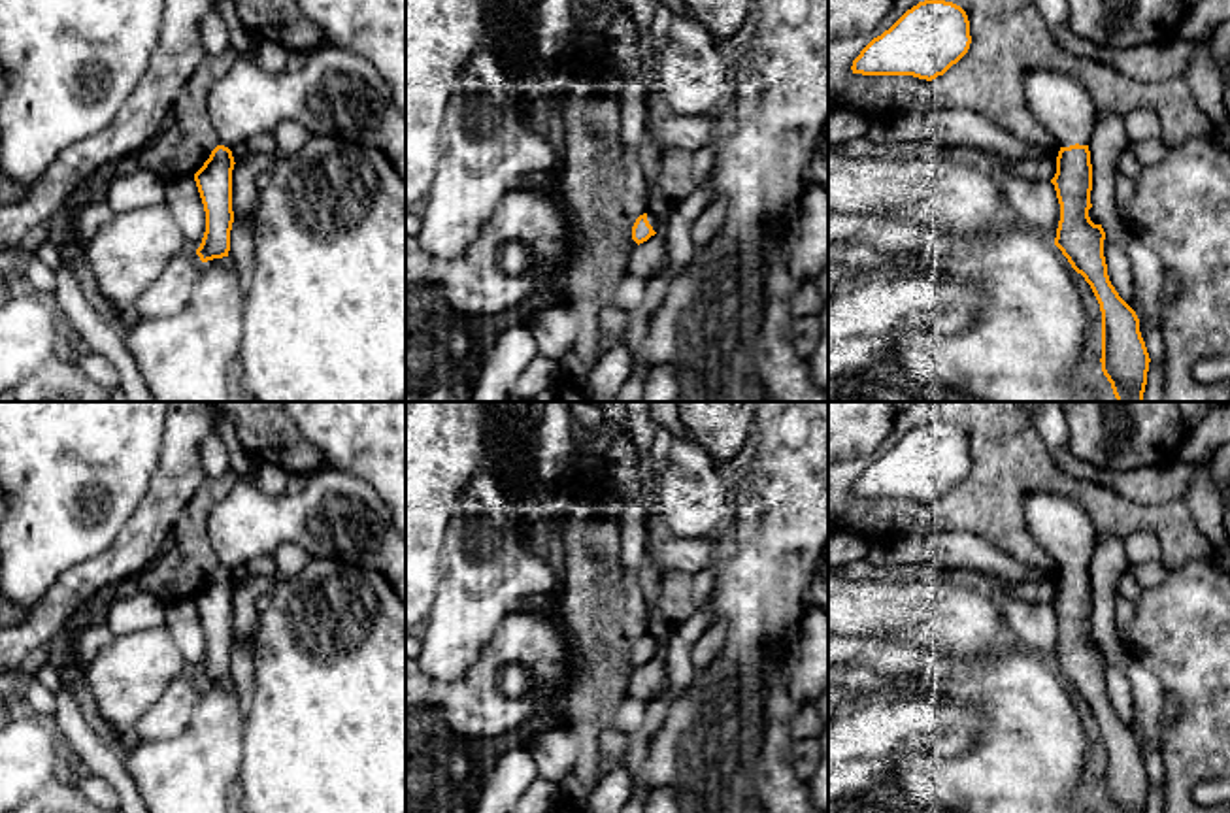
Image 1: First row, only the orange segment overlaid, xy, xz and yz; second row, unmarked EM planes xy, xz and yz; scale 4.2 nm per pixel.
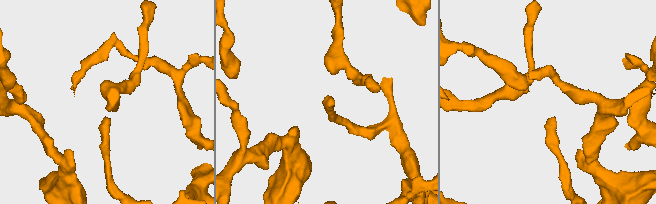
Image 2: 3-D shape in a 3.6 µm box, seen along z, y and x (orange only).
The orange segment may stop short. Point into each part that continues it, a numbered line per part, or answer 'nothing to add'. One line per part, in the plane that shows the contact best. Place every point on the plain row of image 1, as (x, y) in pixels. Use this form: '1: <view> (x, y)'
1: yz (1063, 527)

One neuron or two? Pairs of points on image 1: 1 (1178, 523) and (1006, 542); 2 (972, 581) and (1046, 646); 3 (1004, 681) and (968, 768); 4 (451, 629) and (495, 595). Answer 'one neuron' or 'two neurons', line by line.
1: one neuron
2: one neuron
3: one neuron
4: one neuron

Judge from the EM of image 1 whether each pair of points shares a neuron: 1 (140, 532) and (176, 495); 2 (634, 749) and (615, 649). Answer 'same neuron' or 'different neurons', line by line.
1: same neuron
2: same neuron

